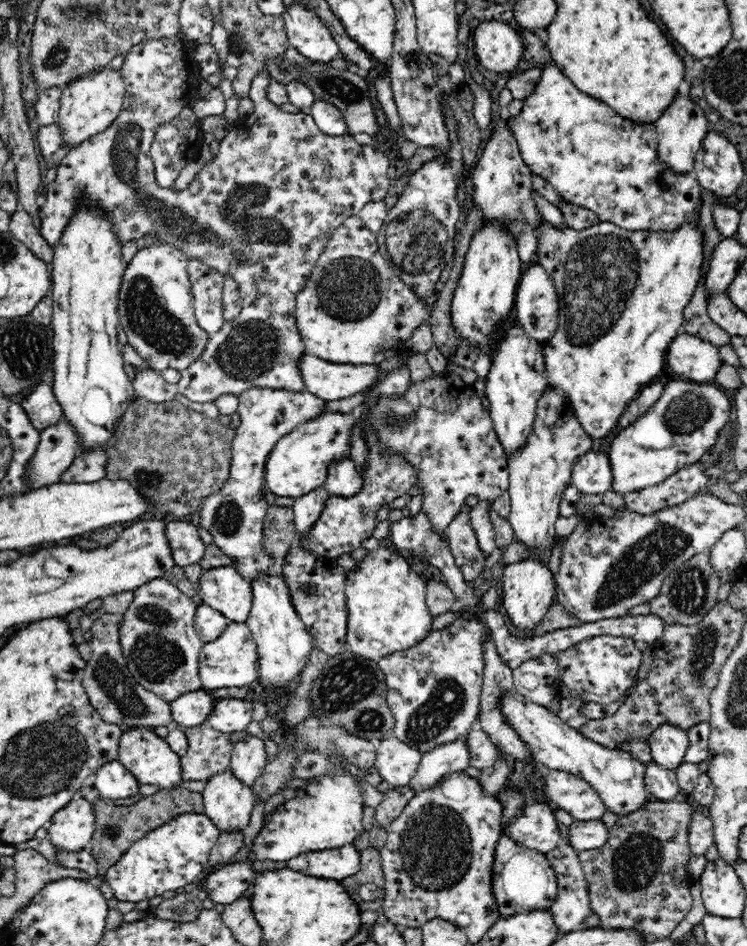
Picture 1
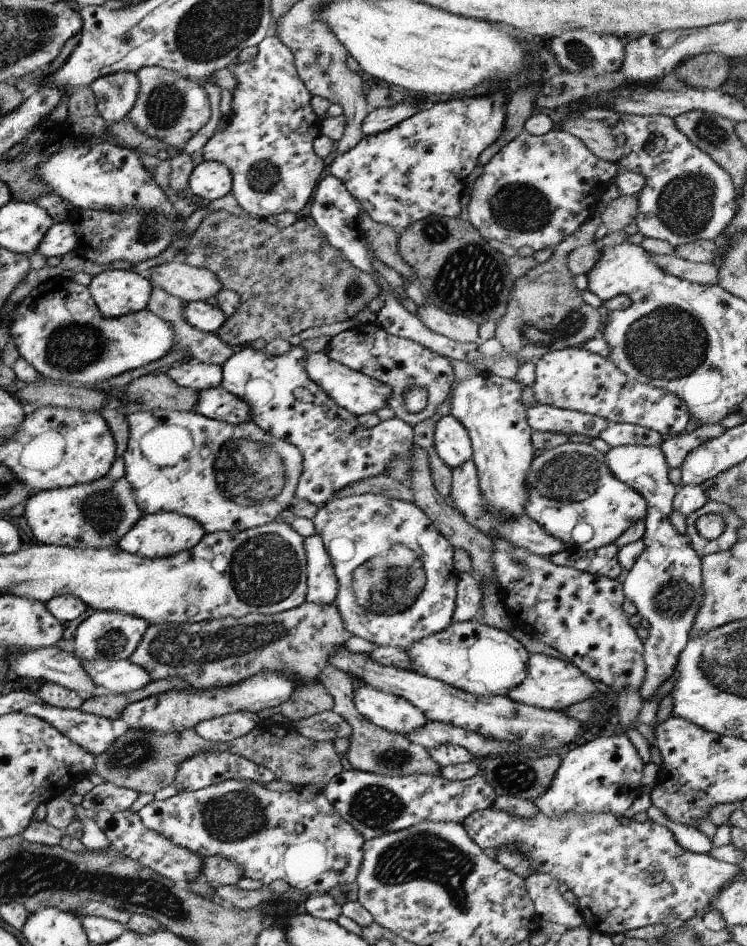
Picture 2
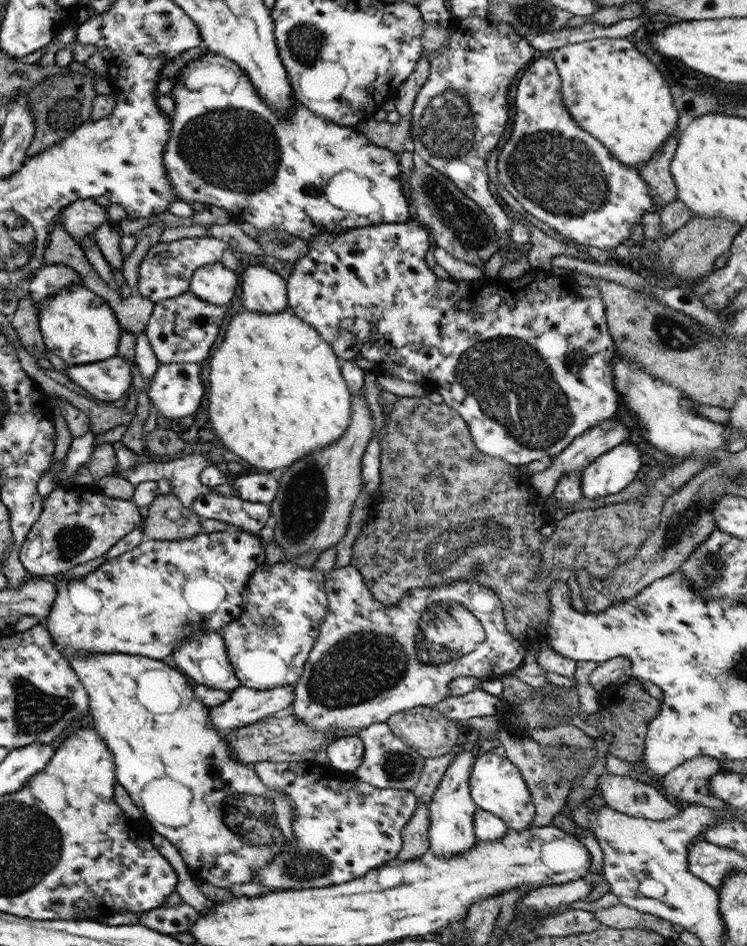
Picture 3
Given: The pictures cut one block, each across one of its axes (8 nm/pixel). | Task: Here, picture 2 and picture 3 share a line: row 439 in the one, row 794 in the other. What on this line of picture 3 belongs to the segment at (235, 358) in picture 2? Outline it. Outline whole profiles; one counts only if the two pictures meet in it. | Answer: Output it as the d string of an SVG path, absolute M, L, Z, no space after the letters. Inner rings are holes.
M309 760L293 762L255 762L251 764L257 778L271 790L281 792L291 802L293 838L281 845L274 858L260 868L253 882L275 890L316 889L349 882L365 872L392 862L401 848L401 827L411 818L418 800L409 790L378 789L361 782L352 774Z

